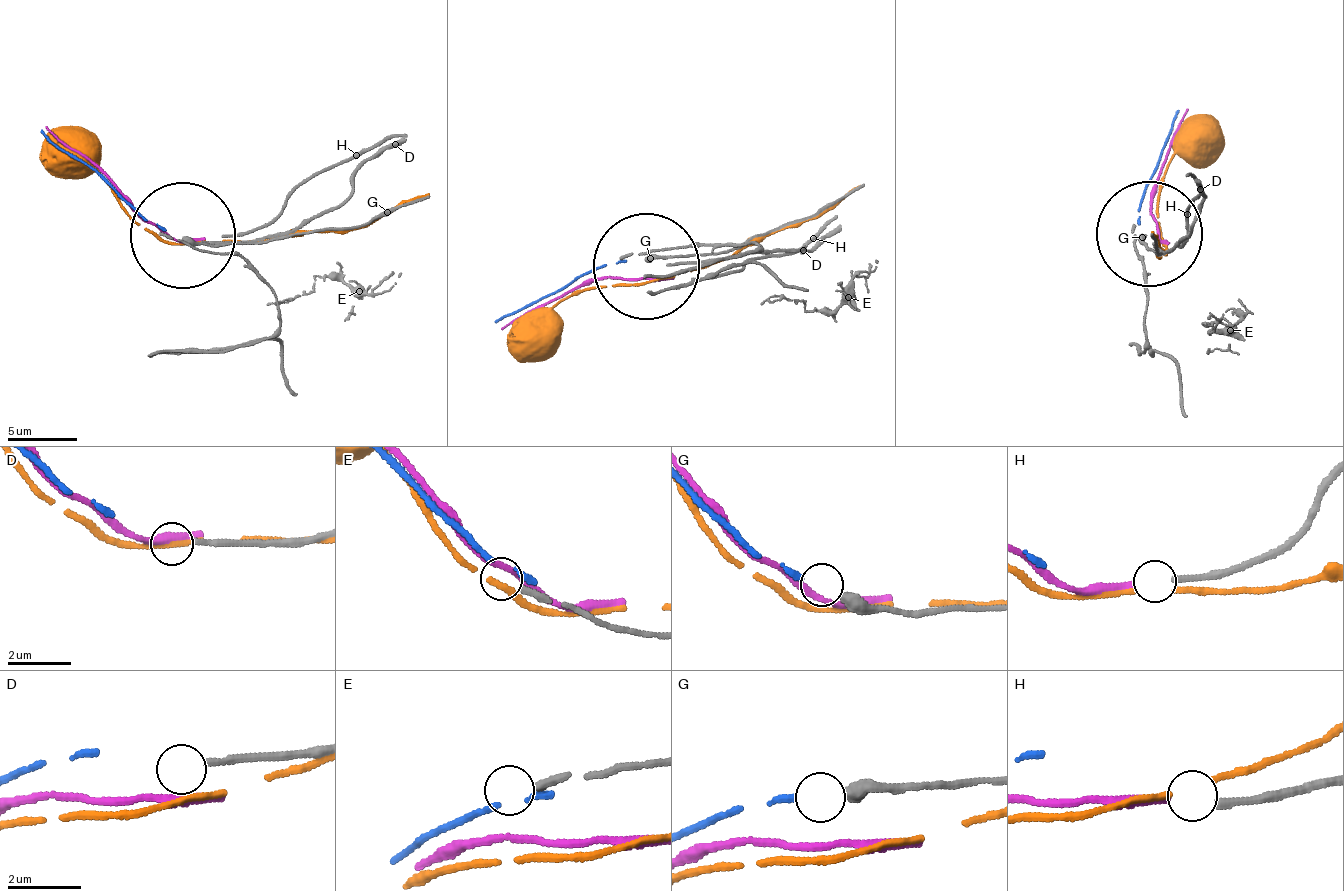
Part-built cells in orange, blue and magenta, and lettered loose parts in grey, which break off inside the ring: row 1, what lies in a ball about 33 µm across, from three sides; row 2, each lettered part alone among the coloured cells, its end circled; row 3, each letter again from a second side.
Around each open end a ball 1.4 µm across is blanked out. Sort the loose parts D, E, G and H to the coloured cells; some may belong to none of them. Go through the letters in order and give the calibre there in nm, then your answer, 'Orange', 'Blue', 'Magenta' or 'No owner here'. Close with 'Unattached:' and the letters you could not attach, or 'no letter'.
D: Thickness 180 nm. No owner here
E: Thickness 200 nm. No owner here
G: Thickness 380 nm. Blue
H: Thickness 200 nm. Magenta
Unattached: D, E

